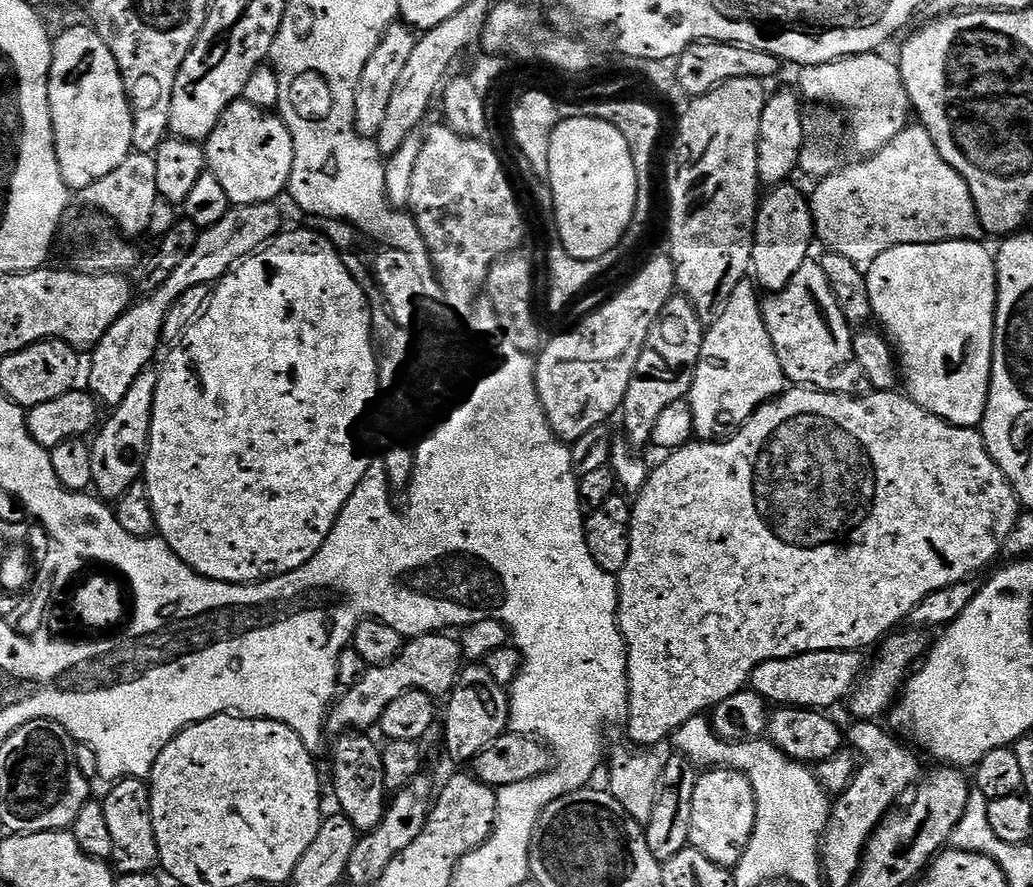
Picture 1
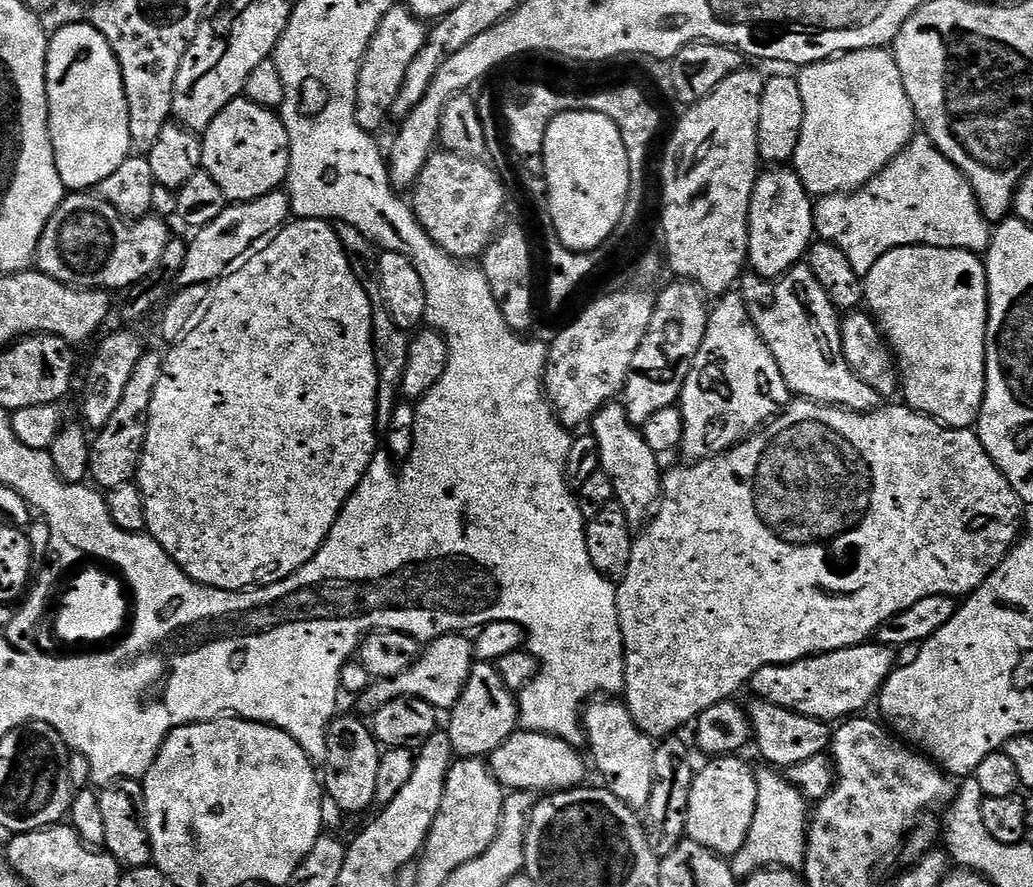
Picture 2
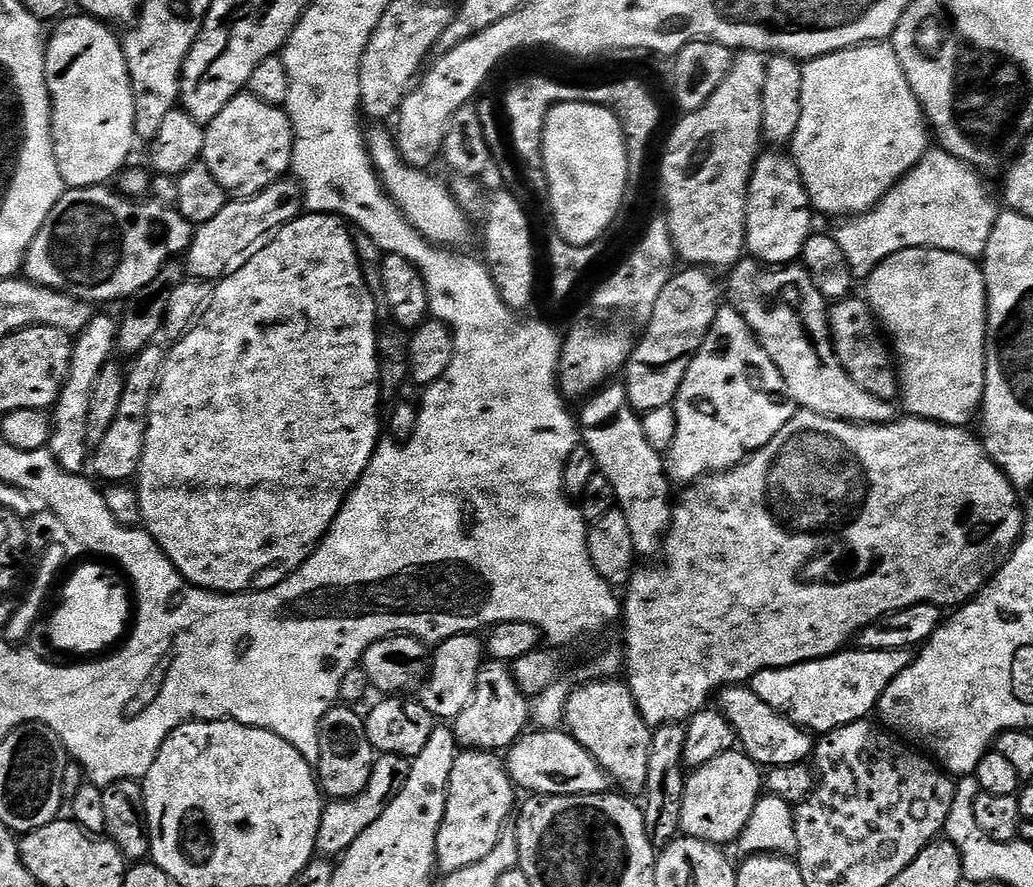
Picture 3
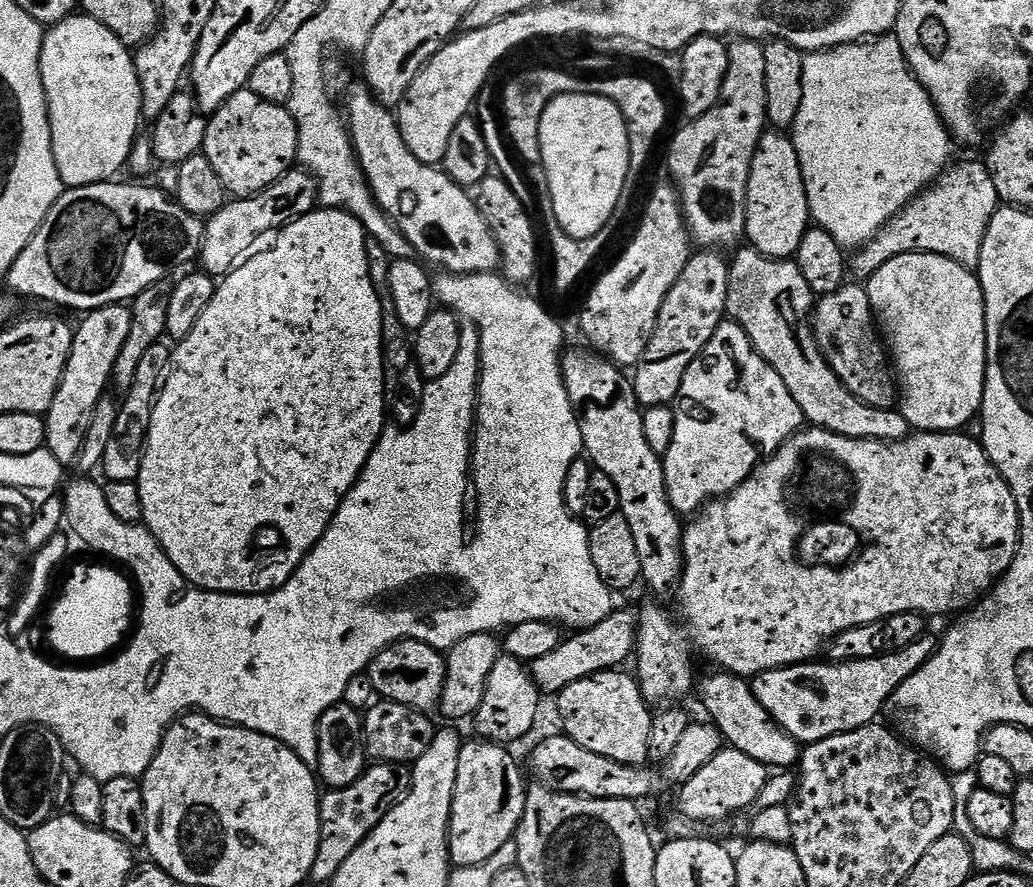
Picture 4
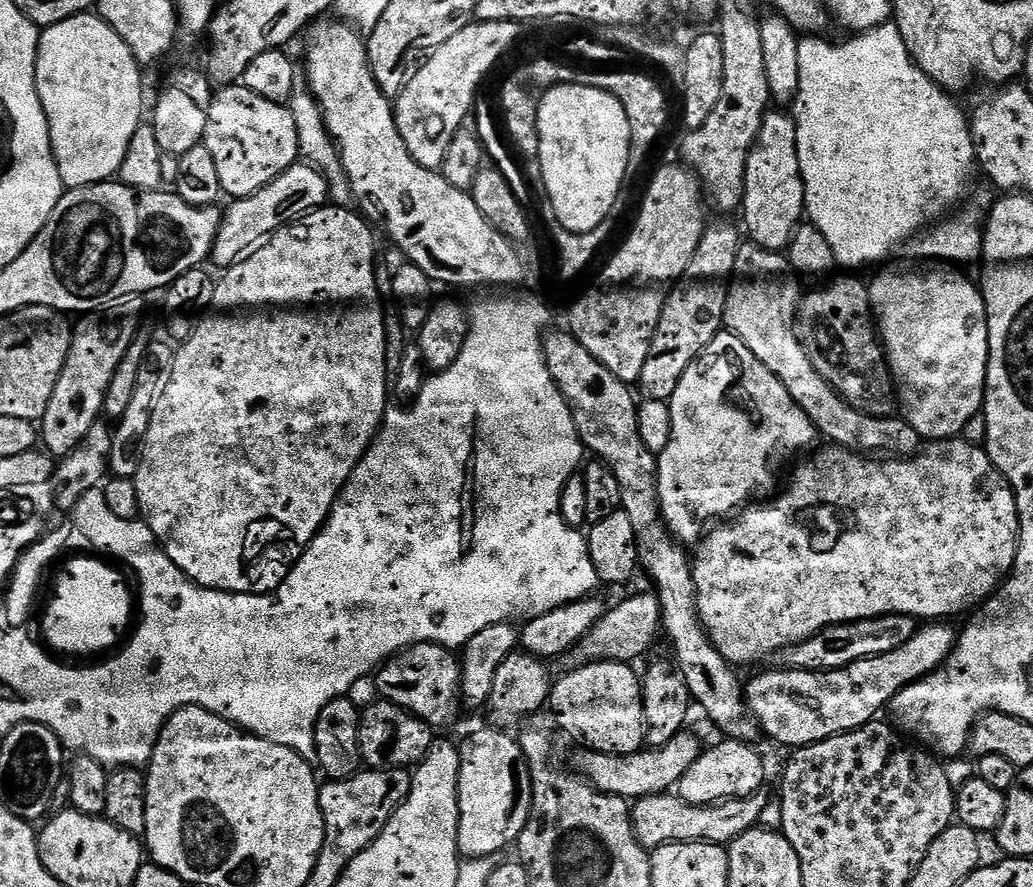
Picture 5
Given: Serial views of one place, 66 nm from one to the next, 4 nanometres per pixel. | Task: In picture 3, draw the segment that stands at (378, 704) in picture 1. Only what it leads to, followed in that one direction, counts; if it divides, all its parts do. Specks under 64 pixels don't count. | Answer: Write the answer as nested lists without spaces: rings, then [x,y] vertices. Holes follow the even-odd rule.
[[[463,632],[435,645],[430,656],[428,675],[425,676],[422,685],[422,703],[437,721],[455,722],[458,714],[462,714],[462,710],[470,706],[470,698],[474,698],[474,686],[478,686],[478,670],[483,666],[485,659],[485,641],[471,632]]]

